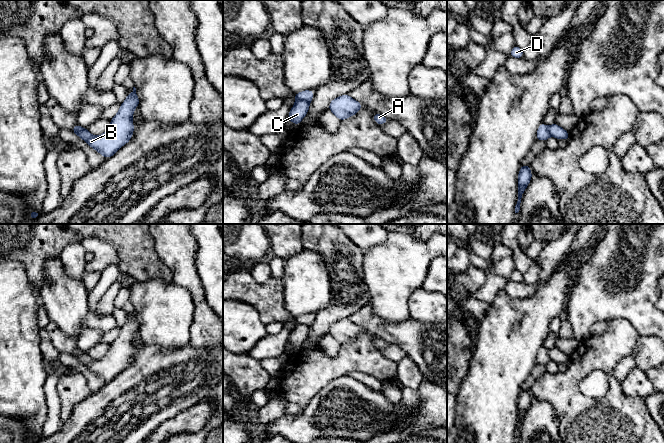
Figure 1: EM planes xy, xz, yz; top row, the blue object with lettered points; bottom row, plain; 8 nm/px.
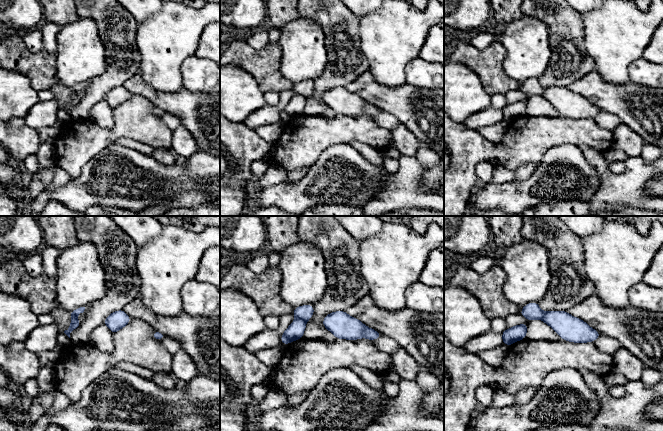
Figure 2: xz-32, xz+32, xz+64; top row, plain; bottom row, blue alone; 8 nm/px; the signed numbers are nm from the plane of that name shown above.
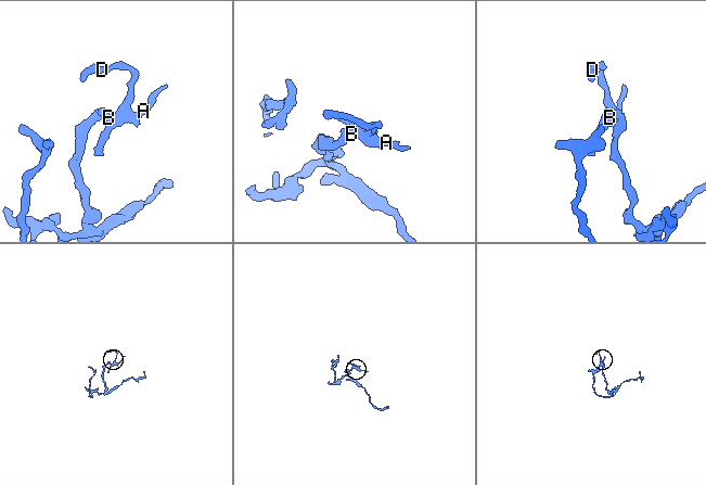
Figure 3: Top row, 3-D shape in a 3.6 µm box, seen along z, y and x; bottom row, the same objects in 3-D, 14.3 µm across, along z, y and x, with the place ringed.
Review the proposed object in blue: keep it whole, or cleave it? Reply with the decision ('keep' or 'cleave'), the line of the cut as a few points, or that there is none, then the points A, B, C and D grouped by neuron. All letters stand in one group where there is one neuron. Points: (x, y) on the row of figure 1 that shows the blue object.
cleave | xz (296, 100), (305, 100), (309, 103) | A B D / C

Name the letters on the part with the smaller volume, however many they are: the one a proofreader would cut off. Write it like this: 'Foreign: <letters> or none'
Foreign: A, B, D

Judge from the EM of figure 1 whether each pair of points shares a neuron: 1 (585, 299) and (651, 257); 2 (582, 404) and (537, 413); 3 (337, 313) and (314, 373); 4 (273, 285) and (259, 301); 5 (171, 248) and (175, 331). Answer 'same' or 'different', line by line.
1: same
2: different
3: different
4: same
5: different

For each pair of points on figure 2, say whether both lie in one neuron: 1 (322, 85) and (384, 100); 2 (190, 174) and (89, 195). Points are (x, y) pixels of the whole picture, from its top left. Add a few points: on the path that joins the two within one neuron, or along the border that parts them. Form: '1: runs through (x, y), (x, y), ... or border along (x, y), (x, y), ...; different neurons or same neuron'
1: border along (367, 70), (343, 86); different neurons
2: runs through (165, 184), (114, 184); same neuron

